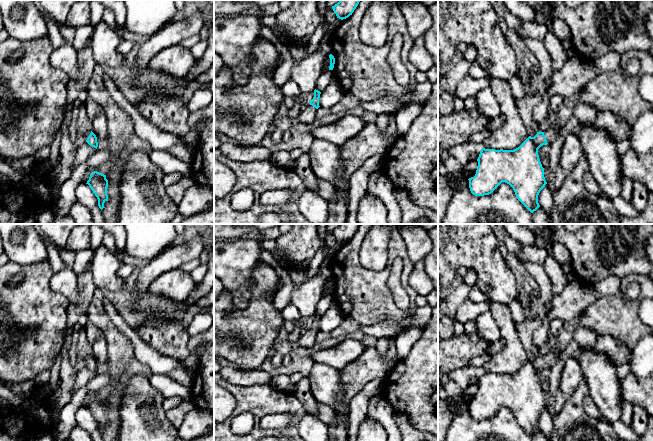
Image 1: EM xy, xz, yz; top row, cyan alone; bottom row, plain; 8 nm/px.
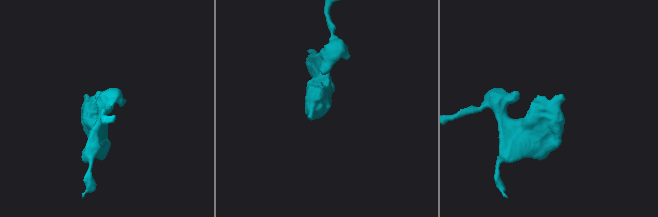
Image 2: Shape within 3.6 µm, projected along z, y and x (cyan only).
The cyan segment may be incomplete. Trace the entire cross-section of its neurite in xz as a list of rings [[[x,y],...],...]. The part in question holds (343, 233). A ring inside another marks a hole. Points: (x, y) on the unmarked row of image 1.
[[[340,224],[337,228],[332,230],[332,233],[337,242],[343,244],[352,239],[359,226],[360,224]]]

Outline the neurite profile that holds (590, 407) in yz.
[[[588,395],[583,400],[583,408],[585,412],[593,418],[602,419],[601,413],[595,404],[595,402],[591,399],[591,397]]]

